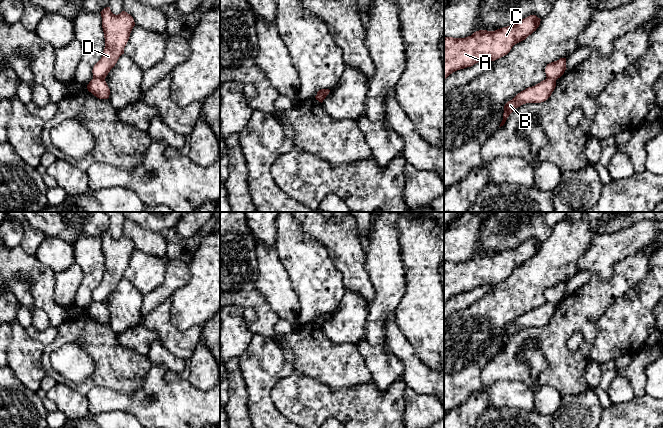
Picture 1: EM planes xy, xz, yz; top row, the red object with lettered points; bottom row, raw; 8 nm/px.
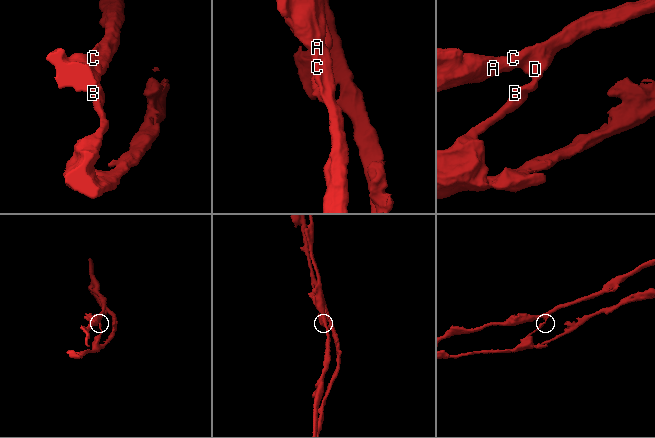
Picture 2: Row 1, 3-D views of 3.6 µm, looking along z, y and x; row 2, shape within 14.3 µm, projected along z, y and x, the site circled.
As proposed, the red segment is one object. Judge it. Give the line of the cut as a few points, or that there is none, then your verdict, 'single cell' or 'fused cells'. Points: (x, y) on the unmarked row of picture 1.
cut in xy along (93, 301), (102, 301), (104, 303); fused cells

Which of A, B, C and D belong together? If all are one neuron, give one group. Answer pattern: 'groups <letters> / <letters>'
groups A C D / B

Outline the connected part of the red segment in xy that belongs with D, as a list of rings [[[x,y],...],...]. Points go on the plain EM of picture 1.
[[[110,231],[101,236],[102,252],[105,262],[105,272],[101,283],[94,289],[93,302],[105,303],[115,290],[119,281],[124,278],[124,272],[129,264],[130,257],[135,250],[133,241],[125,235],[115,239]]]

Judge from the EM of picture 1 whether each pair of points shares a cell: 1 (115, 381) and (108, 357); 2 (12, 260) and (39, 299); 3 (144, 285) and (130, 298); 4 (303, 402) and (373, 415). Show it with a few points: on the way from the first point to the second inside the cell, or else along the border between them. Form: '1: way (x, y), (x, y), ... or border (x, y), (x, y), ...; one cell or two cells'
1: way (115, 375), (113, 363); one cell
2: way (23, 264), (39, 280), (39, 288); one cell
3: border (124, 277), (143, 295); two cells
4: way (320, 403), (344, 404), (356, 408); one cell

